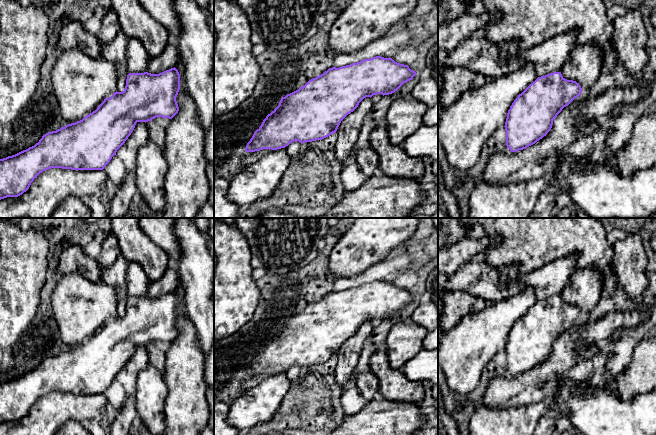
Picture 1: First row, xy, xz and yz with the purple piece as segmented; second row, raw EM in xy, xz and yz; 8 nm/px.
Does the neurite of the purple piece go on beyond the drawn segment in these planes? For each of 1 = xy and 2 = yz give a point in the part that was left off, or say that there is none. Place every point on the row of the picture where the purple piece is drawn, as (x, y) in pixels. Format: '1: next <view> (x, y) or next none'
1: next none
2: next none

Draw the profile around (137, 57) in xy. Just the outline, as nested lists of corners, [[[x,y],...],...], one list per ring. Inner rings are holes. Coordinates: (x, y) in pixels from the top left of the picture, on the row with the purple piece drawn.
[[[130,38],[126,48],[126,60],[129,73],[144,73],[151,56],[143,44],[136,38]]]

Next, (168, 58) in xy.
[[[170,42],[160,55],[150,58],[146,72],[159,74],[174,68],[178,60],[178,52],[178,47]]]

